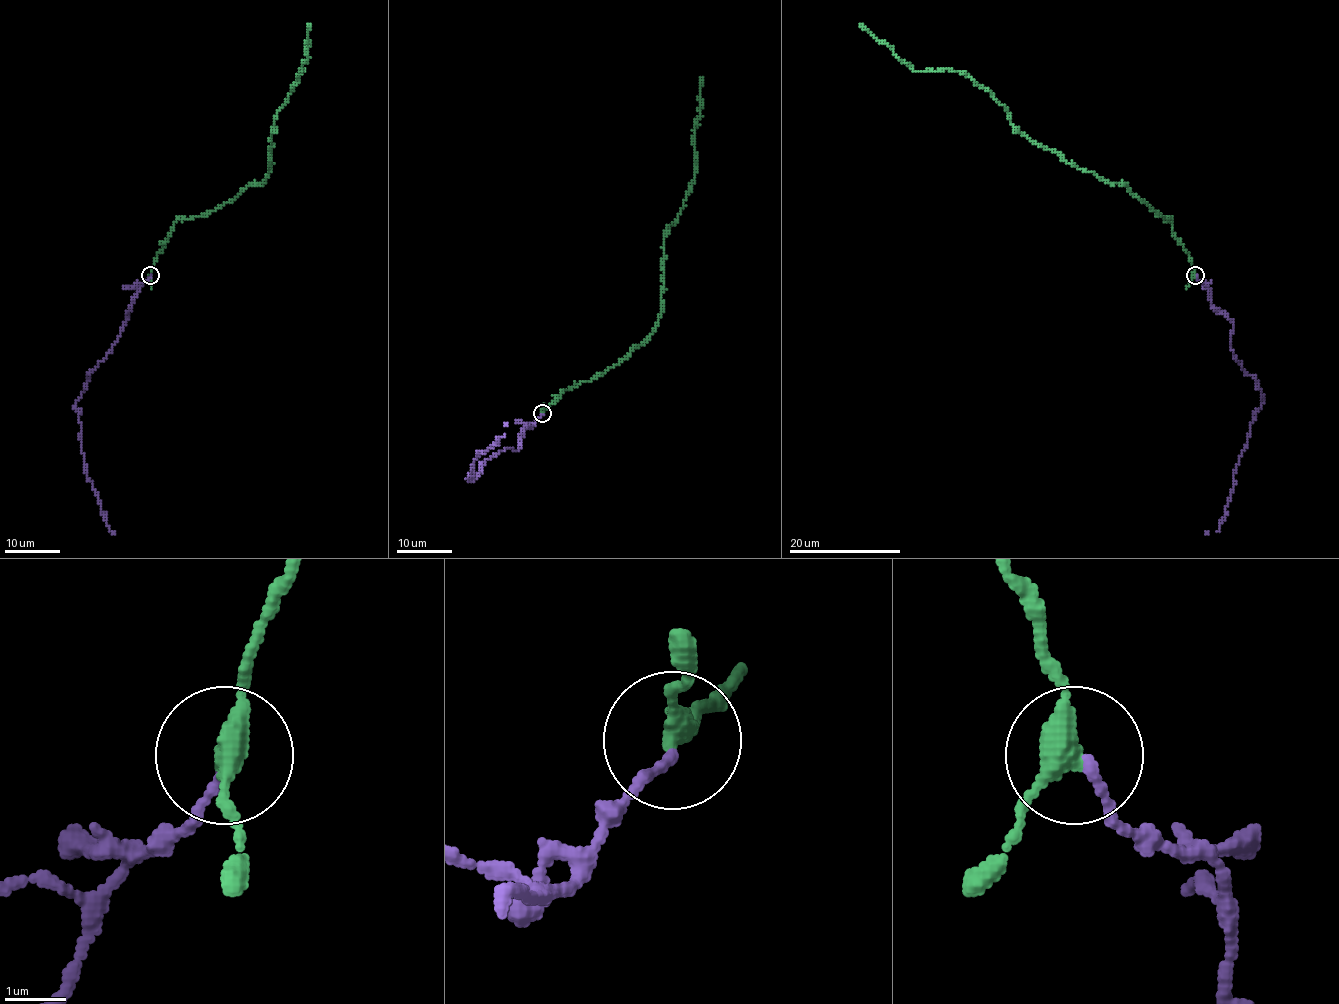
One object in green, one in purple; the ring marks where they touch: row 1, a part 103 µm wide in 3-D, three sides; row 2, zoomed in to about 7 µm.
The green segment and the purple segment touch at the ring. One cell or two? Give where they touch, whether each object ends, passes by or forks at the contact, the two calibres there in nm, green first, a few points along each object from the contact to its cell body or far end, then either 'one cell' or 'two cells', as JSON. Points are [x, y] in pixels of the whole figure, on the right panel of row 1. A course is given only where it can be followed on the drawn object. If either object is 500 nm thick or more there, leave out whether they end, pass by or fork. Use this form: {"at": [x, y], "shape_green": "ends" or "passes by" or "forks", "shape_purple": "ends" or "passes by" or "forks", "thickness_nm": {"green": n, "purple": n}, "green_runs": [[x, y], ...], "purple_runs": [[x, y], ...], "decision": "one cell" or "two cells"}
{"at": [1195, 275], "shape_green": "passes by", "shape_purple": "ends", "thickness_nm": {"green": 340, "purple": 130}, "green_runs": [[1195, 275], [1168, 220], [1125, 183], [1067, 164], [1018, 129], [987, 90], [958, 70], [915, 70], [859, 23]], "purple_runs": [[1196, 275], [1209, 287], [1210, 305], [1233, 323], [1231, 351], [1262, 394], [1226, 517], [1217, 531], [1206, 535]], "decision": "one cell"}

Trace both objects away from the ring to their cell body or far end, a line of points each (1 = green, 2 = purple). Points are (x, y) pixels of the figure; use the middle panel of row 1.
1: (543, 412), (561, 392), (617, 364), (656, 326), (663, 235), (695, 175), (692, 142), (703, 76)
2: (543, 414), (525, 428), (518, 450), (504, 449), (467, 479), (479, 451), (497, 443), (505, 424)

